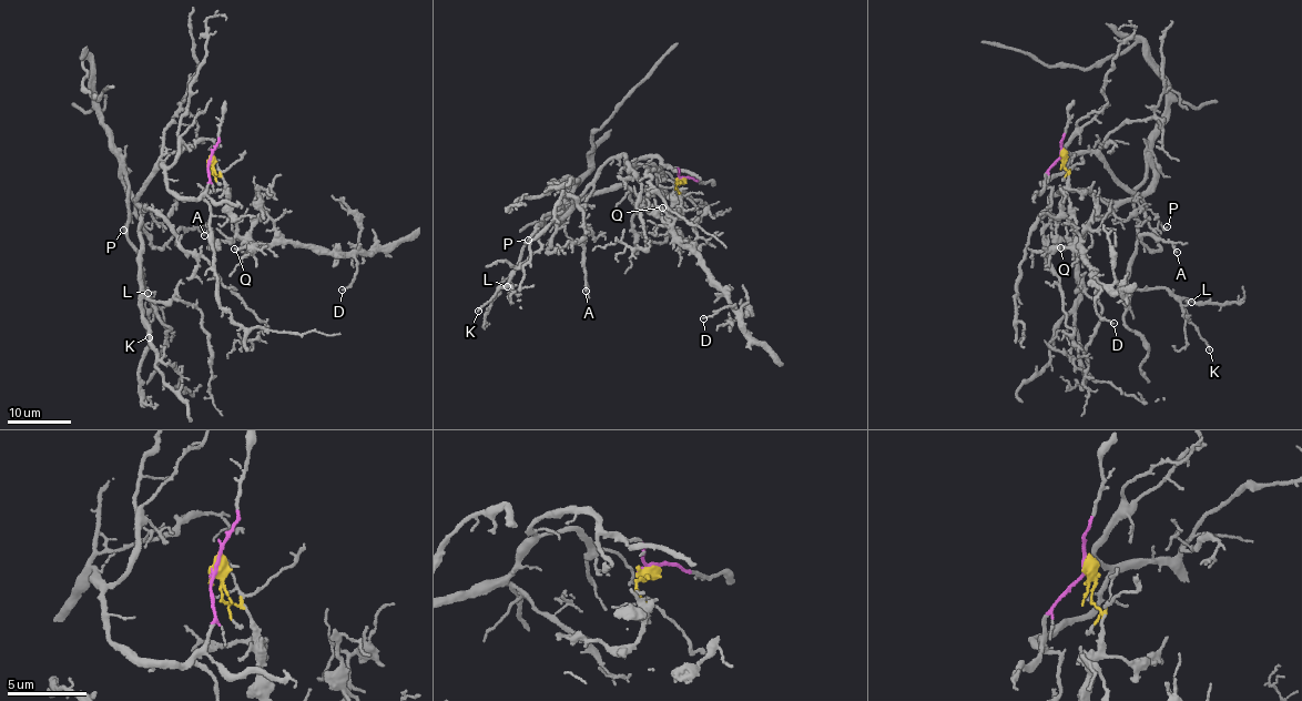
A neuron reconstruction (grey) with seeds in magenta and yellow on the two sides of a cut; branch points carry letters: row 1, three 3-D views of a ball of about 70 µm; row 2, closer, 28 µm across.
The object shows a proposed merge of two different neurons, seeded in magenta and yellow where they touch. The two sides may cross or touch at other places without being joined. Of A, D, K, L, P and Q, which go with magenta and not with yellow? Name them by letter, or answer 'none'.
A, K, L, P

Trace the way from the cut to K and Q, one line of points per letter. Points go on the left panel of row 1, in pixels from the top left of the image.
K: (210, 160), (206, 190), (192, 199), (169, 192), (162, 163), (135, 200), (121, 172), (148, 337)
Q: (210, 160), (214, 174), (223, 179), (229, 214), (237, 234), (251, 241), (234, 249)

